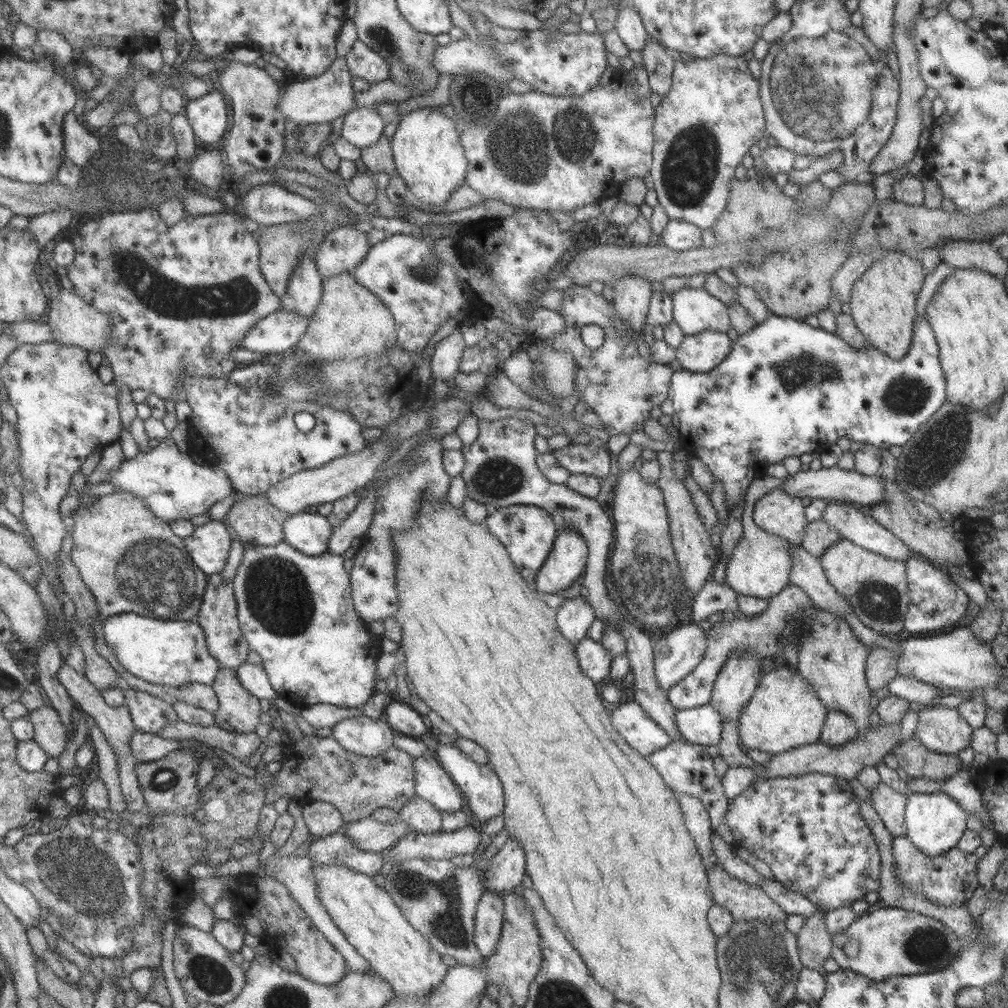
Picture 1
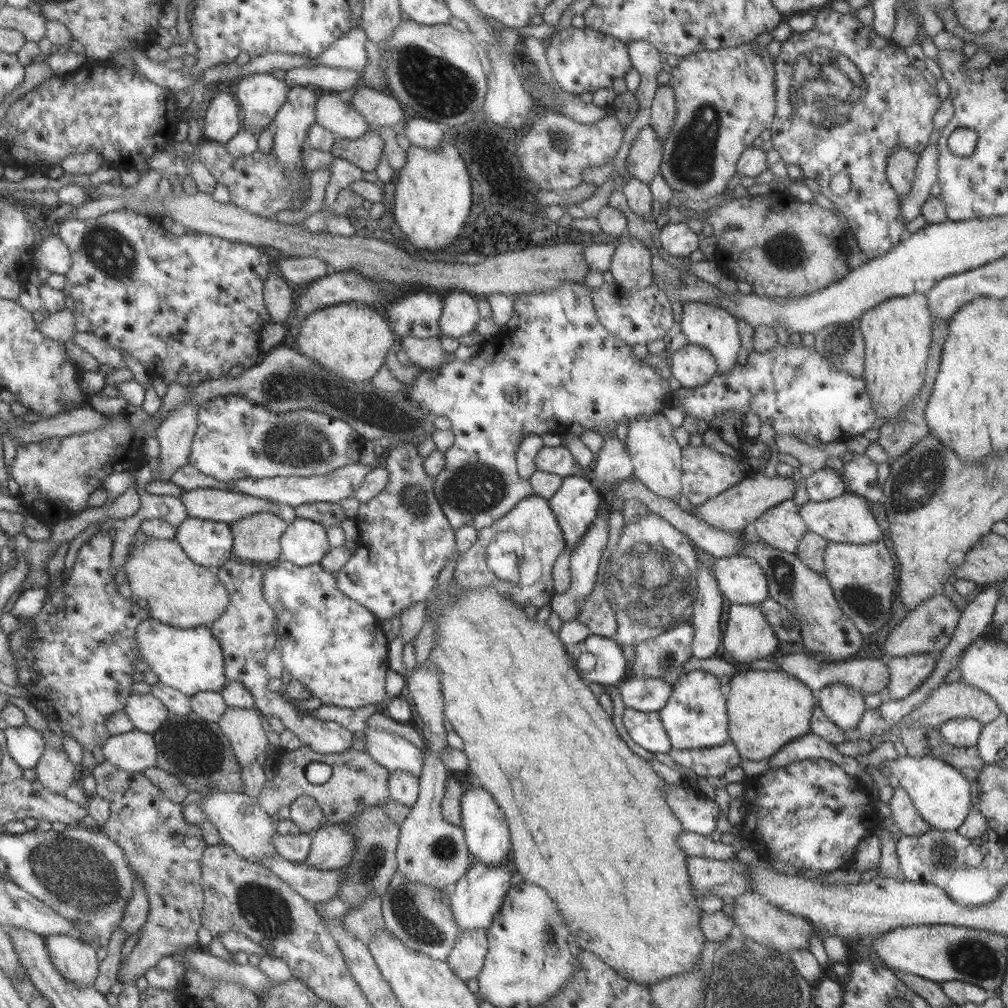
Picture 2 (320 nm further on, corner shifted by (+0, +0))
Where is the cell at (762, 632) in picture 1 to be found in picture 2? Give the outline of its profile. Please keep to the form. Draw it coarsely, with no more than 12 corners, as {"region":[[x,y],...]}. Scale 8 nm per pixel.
{"region":[[634,676],[617,684],[624,708],[663,708],[671,684]]}

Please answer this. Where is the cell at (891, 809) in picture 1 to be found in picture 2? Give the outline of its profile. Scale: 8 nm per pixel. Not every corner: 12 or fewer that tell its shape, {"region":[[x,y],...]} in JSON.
{"region":[[893,789],[890,819],[903,835],[919,836],[930,829],[909,796]]}

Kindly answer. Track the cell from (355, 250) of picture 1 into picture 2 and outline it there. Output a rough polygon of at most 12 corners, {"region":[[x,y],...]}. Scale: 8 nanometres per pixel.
{"region":[[285,257],[275,270],[287,284],[336,271],[315,257]]}

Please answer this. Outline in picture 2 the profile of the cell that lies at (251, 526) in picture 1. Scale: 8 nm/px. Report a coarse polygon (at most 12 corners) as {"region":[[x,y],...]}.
{"region":[[267,511],[229,525],[234,559],[278,561],[286,524]]}

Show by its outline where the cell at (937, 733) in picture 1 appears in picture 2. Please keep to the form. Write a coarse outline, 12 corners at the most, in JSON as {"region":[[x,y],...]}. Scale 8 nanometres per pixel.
{"region":[[951,718],[938,727],[955,748],[977,744],[982,725],[973,718]]}

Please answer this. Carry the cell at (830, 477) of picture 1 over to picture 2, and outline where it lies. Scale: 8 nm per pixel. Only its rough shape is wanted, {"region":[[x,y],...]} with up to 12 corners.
{"region":[[754,472],[692,505],[691,515],[739,533],[782,500],[793,479]]}

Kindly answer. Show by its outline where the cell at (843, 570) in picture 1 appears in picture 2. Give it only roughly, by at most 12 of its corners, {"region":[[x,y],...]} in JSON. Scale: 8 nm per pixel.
{"region":[[882,540],[828,541],[824,576],[864,636],[891,622],[897,576]]}

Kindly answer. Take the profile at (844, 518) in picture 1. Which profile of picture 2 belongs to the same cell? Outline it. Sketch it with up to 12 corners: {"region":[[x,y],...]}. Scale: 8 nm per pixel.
{"region":[[847,491],[807,501],[807,530],[860,545],[883,536],[866,497]]}

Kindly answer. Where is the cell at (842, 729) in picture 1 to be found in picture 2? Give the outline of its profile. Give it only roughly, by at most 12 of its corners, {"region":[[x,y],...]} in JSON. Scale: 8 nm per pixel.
{"region":[[844,682],[818,690],[825,717],[840,730],[863,716],[863,694]]}

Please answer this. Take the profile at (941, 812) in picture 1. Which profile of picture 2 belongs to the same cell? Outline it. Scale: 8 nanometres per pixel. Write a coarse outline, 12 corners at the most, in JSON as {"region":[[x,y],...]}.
{"region":[[931,756],[883,760],[931,829],[956,830],[969,782]]}

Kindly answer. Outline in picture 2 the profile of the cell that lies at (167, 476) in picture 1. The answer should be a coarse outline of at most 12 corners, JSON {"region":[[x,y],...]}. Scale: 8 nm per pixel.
{"region":[[373,468],[327,474],[242,478],[237,493],[299,506],[349,498]]}

